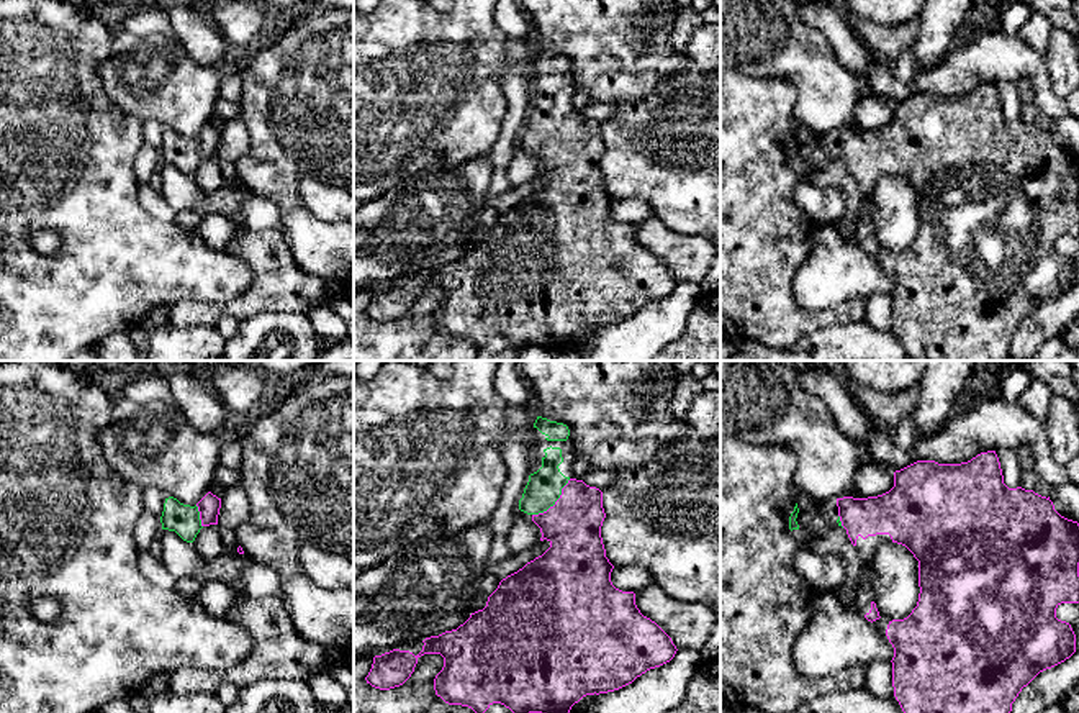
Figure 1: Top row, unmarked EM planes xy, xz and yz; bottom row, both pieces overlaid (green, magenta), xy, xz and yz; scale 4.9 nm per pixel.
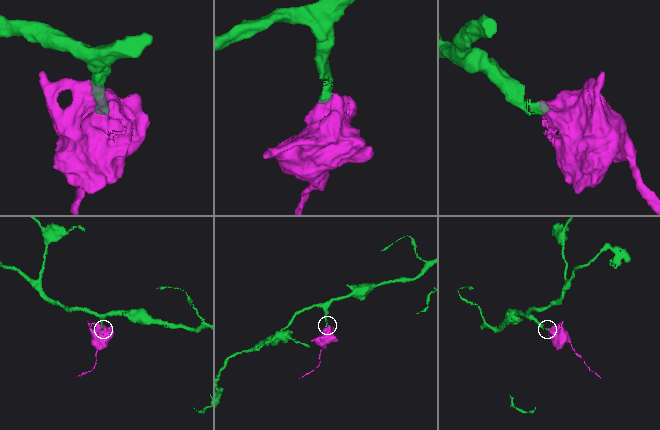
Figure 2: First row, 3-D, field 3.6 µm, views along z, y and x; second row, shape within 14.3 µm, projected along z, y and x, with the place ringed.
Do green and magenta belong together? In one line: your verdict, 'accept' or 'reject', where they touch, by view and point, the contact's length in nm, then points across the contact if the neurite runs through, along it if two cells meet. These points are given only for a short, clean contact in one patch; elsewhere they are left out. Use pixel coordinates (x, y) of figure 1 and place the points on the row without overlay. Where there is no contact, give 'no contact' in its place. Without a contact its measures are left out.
accept; meets green in xz at (555, 133); contact 260 nm long; runs through xz (544, 120), (555, 133), (570, 148), (573, 158)

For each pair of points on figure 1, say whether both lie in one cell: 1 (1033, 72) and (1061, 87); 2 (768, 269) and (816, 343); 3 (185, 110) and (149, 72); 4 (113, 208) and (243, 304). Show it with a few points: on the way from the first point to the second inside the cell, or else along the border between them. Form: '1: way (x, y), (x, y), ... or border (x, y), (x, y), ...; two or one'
1: border (1042, 54), (1050, 87), (1061, 97); two
2: border (848, 323), (817, 328), (804, 333), (794, 343); two
3: way (177, 100), (159, 82); one
4: border (252, 271), (236, 297), (198, 302); two

